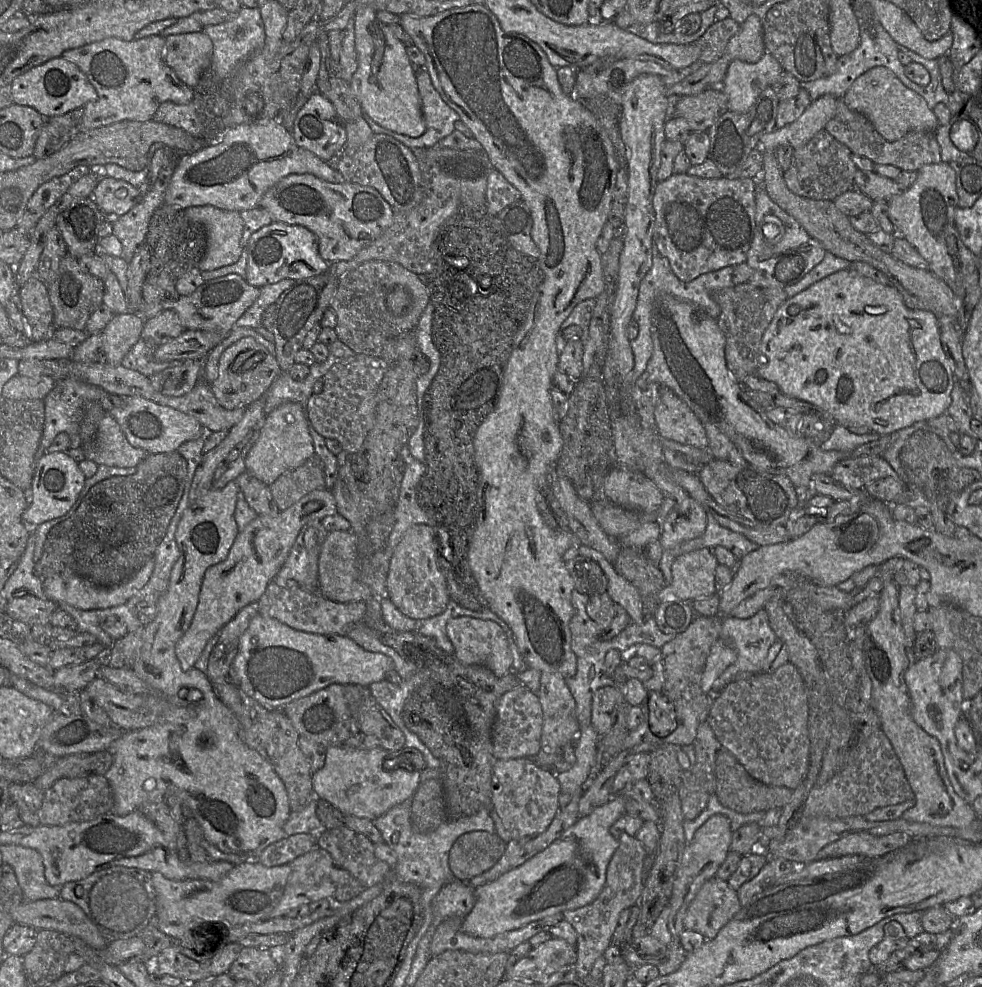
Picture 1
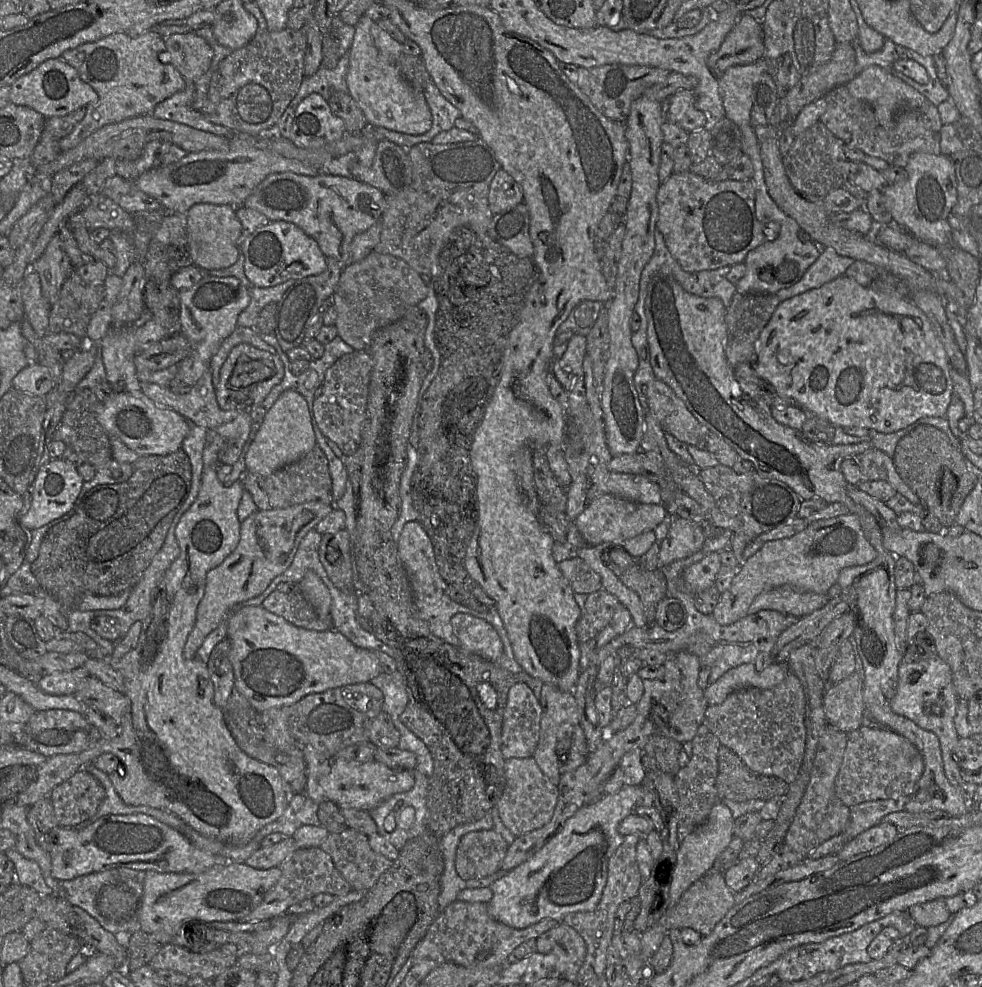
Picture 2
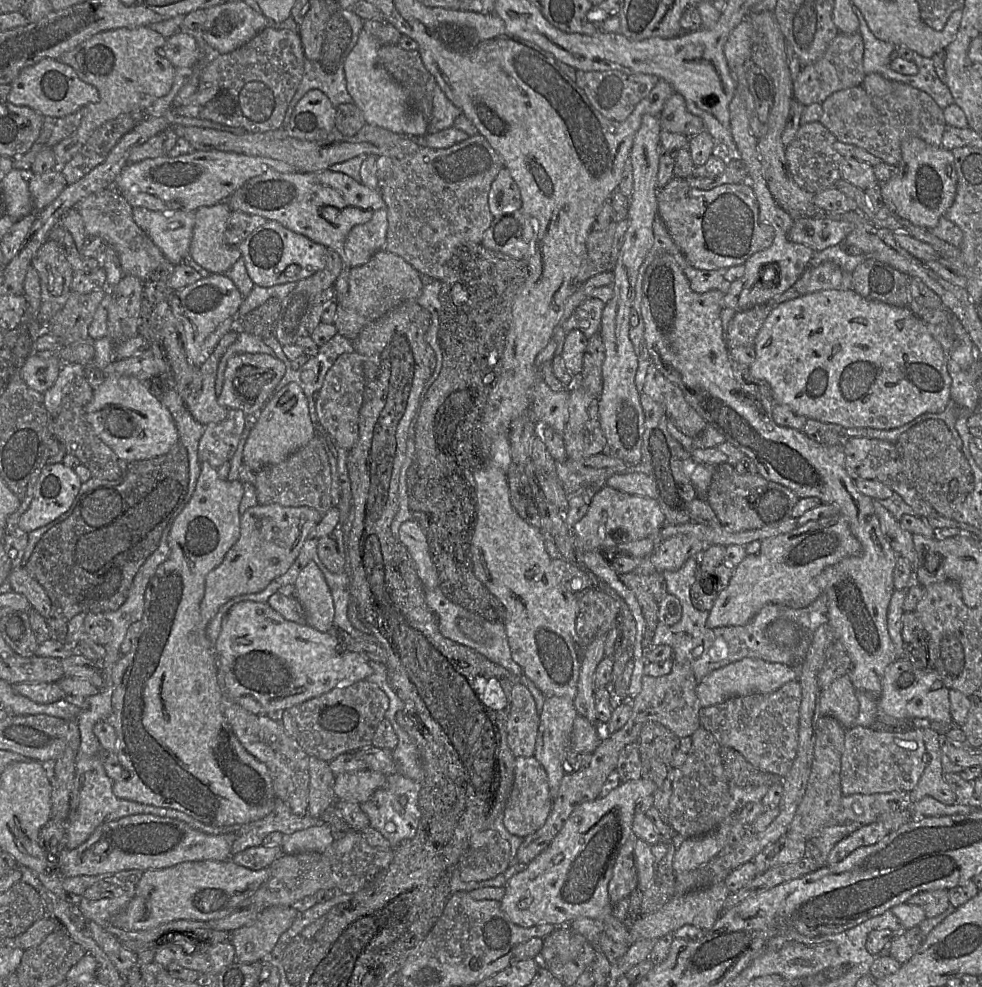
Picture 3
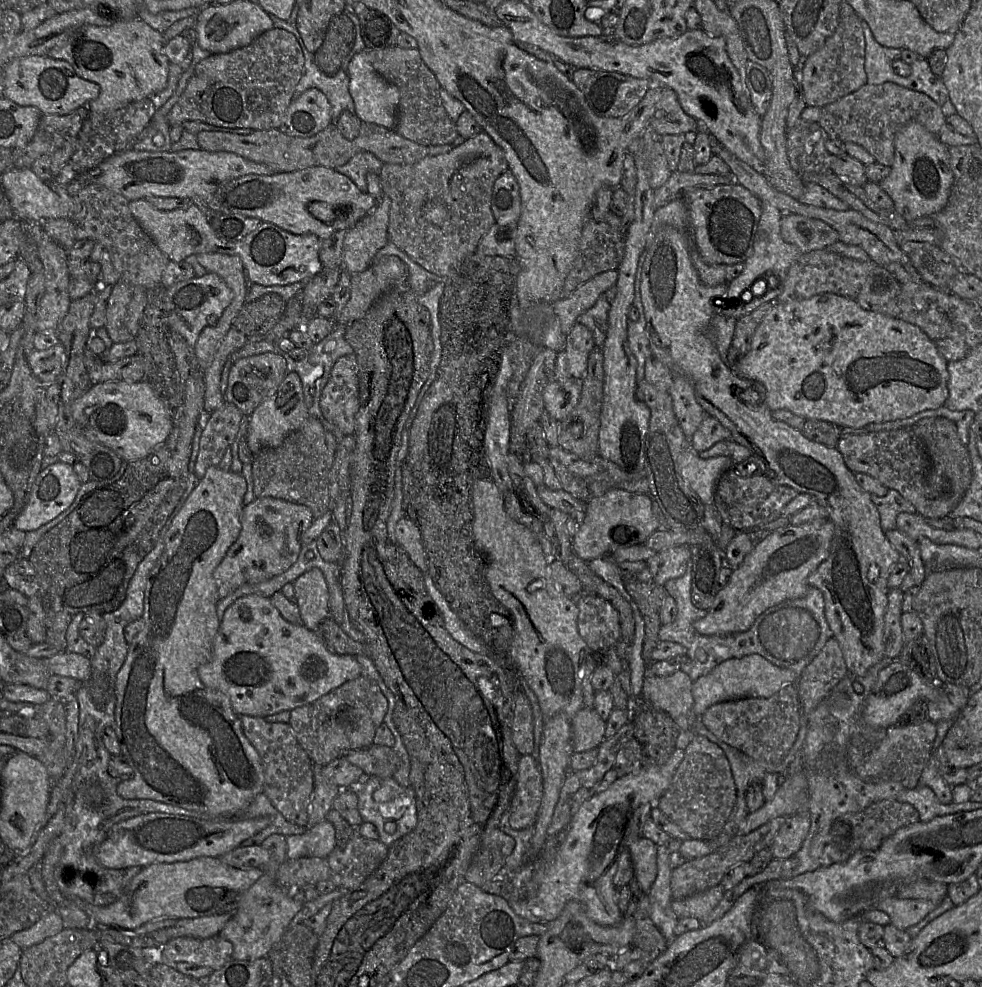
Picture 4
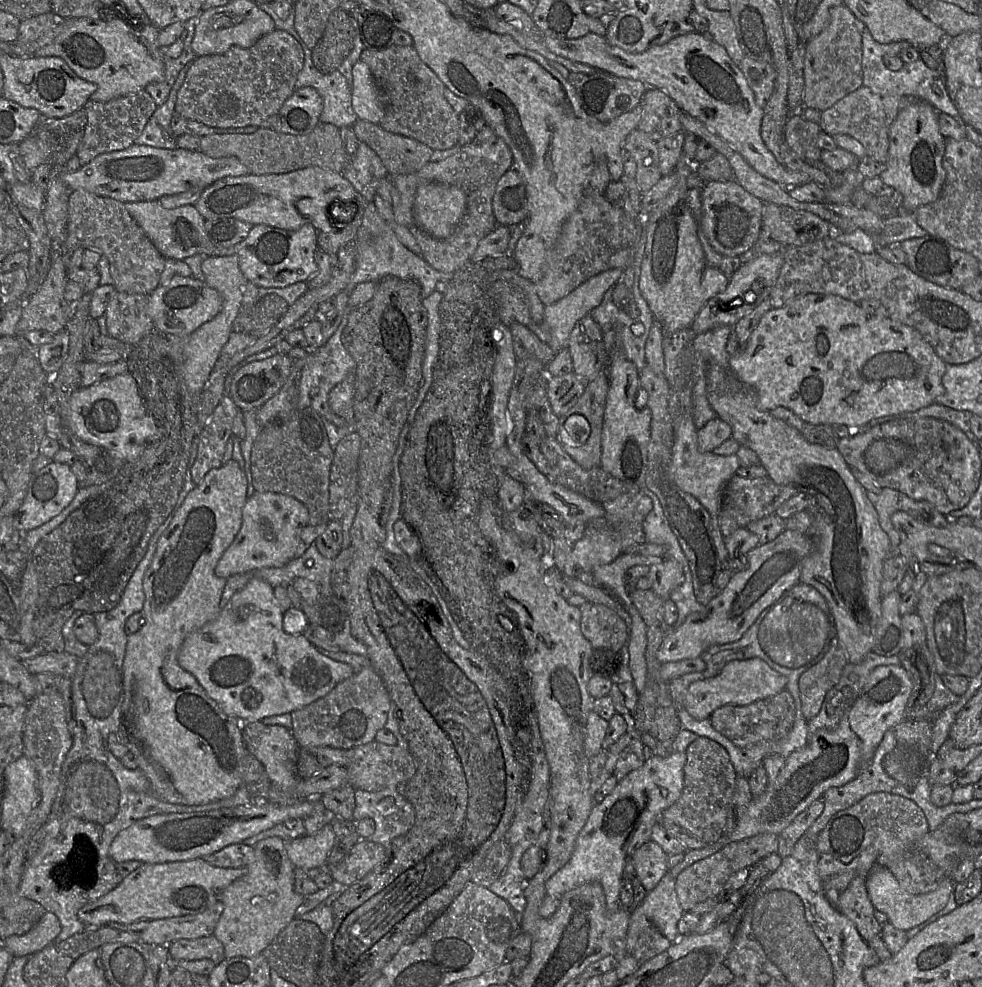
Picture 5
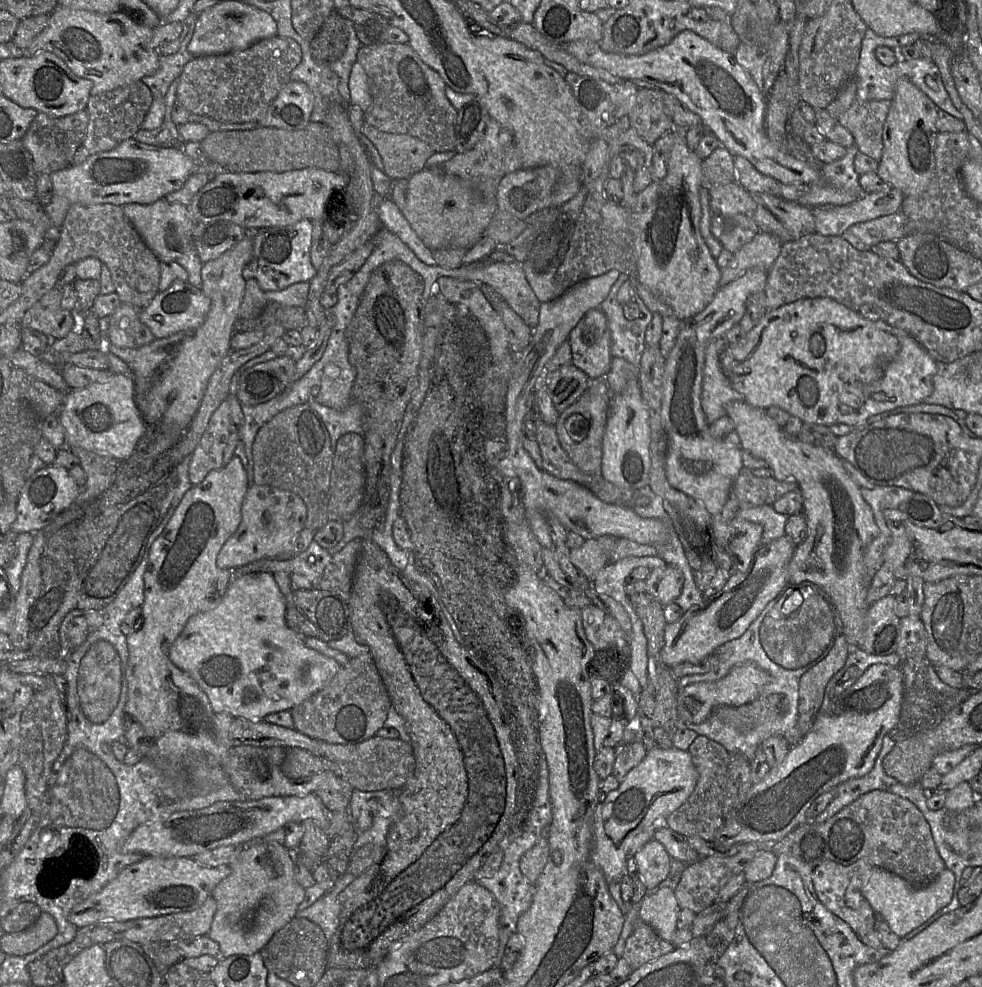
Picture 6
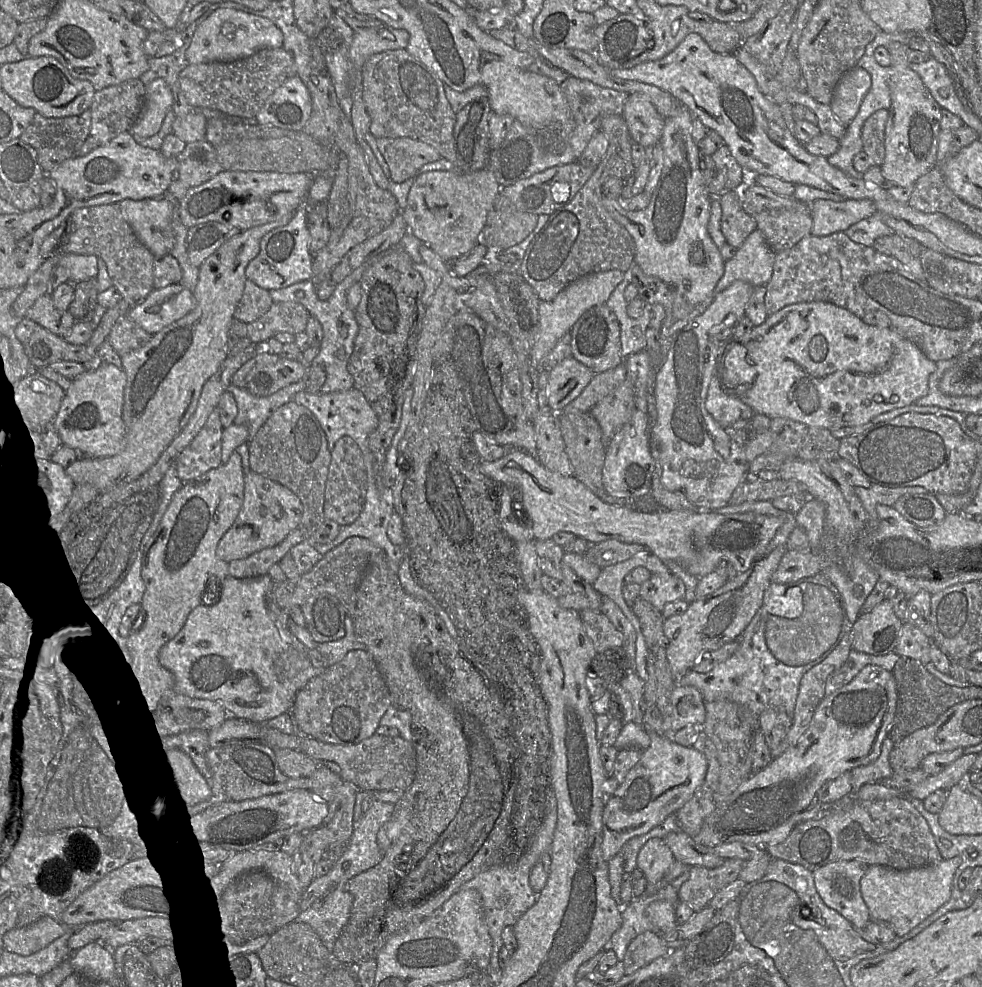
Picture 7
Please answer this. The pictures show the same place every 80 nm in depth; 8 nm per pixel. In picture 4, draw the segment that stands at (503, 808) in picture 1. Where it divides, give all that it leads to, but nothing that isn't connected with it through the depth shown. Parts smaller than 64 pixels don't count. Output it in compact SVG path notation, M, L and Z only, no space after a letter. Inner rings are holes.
M520 755L515 792L509 811L509 825L522 830L535 824L543 794L539 762L532 755Z

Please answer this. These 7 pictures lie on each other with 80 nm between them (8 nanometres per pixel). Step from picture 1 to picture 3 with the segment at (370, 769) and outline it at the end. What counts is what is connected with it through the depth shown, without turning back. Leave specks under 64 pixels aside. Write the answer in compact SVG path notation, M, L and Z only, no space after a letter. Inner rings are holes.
M369 769L336 775L335 797L338 800L365 802L384 785L386 778L386 775Z

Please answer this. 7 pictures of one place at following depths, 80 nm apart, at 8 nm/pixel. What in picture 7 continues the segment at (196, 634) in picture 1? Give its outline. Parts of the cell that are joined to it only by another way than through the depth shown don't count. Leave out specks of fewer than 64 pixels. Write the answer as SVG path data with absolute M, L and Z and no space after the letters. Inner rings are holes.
M249 470L245 473L243 504L234 524L219 541L216 554L231 562L274 547L299 528L302 514L302 502L289 488Z

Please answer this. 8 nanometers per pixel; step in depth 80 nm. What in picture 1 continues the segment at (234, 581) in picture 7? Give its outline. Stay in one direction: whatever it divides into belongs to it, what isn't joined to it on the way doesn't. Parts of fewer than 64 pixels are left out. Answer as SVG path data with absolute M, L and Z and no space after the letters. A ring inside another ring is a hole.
M260 613L251 619L241 636L233 662L233 670L243 691L268 709L281 709L331 684L368 687L385 679L391 669L394 669L394 662L390 657L367 651L346 635L296 630Z

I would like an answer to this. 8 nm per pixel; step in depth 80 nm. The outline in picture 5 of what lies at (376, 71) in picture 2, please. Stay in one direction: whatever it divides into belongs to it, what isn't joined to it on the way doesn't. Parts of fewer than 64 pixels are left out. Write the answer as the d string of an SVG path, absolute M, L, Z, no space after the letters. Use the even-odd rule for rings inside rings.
M357 61L352 67L352 108L358 119L379 124L384 115L384 93L369 67Z

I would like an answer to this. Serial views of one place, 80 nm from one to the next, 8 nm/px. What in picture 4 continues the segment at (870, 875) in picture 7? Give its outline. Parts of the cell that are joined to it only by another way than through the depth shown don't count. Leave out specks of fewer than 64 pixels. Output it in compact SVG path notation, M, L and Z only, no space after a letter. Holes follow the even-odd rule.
M894 896L882 901L877 909L887 913L896 928L906 930L923 920L937 906L927 900L901 899Z

